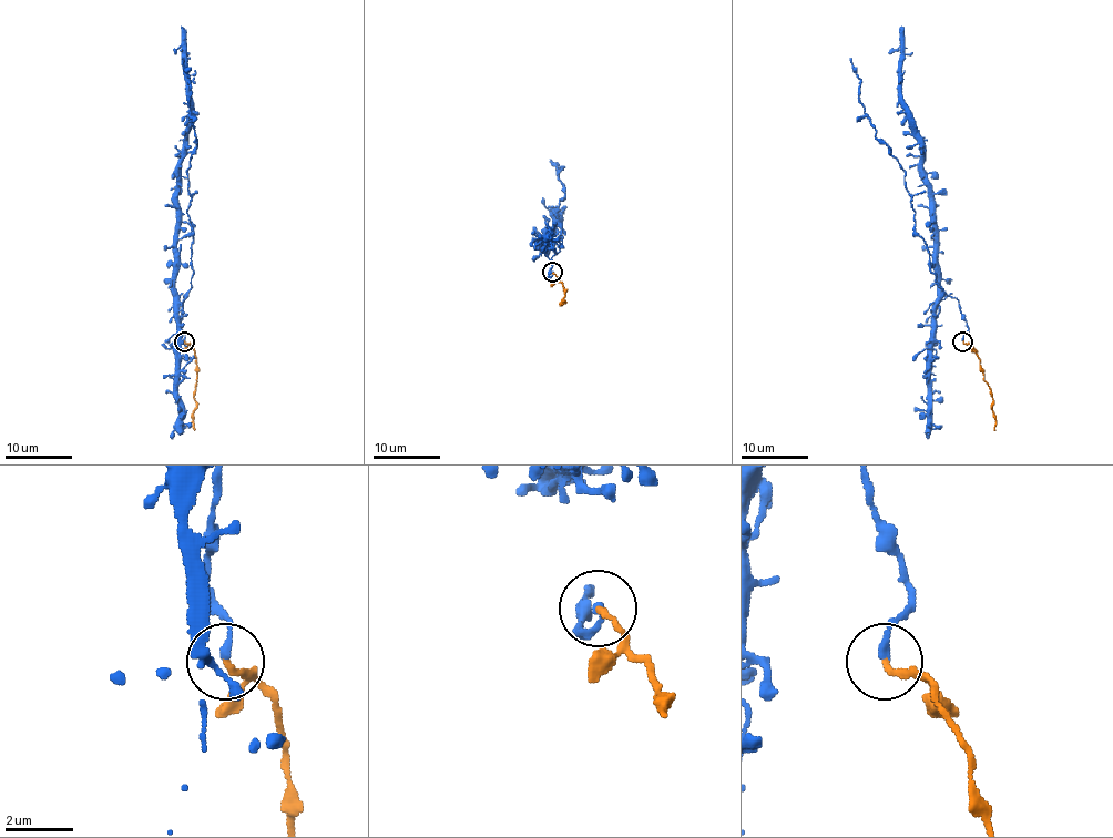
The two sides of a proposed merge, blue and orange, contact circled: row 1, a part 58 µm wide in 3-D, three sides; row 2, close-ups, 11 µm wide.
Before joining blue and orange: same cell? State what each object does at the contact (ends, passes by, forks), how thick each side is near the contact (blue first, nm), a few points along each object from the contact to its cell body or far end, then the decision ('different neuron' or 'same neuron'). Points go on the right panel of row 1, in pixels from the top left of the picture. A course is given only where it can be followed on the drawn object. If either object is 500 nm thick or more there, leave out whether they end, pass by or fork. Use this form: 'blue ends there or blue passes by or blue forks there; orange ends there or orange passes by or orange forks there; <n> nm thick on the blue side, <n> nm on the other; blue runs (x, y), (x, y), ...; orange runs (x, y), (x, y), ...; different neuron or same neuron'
blue ends there; orange ends there; 200 nm thick on the blue side, 180 nm on the other; blue runs (962, 340), (968, 327), (961, 306), (942, 296), (939, 284), (932, 185), (904, 101), (902, 26); orange runs (962, 340), (972, 346), (979, 359), (992, 398), (994, 430); same neuron

